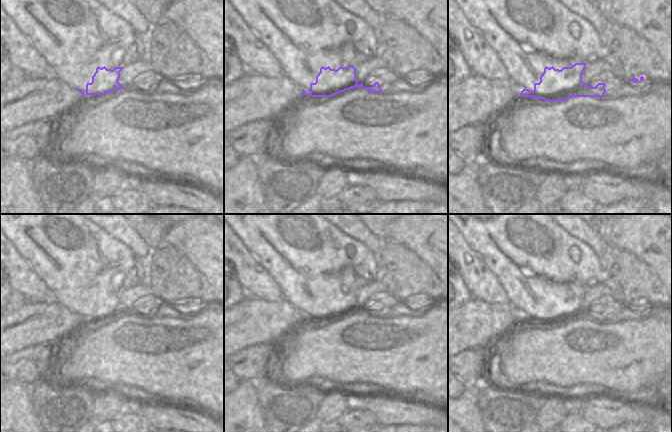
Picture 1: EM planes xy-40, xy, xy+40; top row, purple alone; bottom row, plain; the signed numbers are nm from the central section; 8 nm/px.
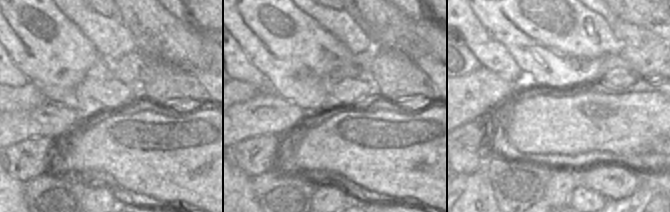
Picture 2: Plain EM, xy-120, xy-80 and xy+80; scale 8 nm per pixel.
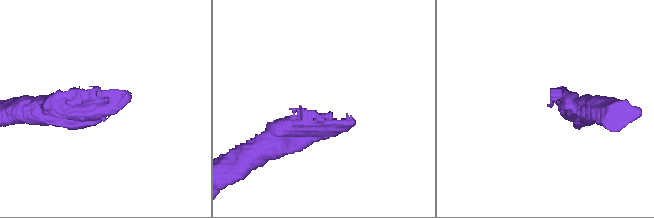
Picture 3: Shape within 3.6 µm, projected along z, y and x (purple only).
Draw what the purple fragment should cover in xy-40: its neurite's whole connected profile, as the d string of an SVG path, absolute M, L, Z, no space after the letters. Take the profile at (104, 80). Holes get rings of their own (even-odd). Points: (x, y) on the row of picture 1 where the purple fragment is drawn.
M98 66L92 76L92 82L86 84L86 95L105 95L123 88L118 82L123 68L115 67L111 70Z

